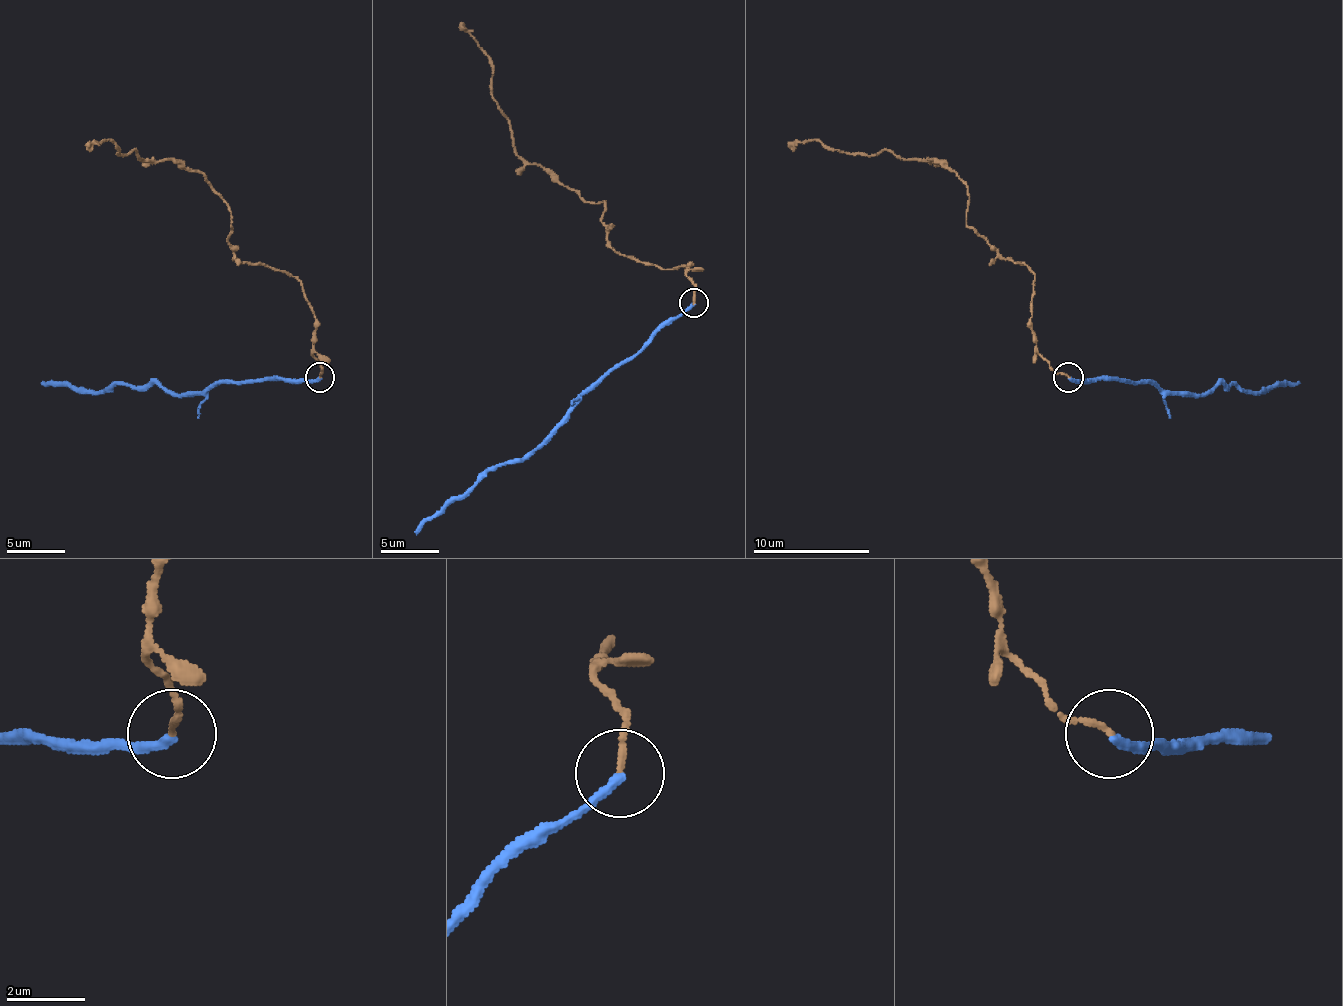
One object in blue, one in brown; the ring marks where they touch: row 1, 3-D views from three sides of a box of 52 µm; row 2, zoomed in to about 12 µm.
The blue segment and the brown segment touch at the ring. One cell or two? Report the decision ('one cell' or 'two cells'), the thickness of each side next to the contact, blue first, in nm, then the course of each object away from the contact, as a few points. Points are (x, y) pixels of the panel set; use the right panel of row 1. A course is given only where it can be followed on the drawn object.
two cells | 240/170 nm | blue via (1067, 378), (1155, 381), (1172, 392), (1204, 395), (1222, 384), (1254, 392), (1301, 384) | brown via (1067, 378), (1035, 349), (1035, 276), (965, 223), (956, 173), (936, 159), (881, 150), (787, 147)

